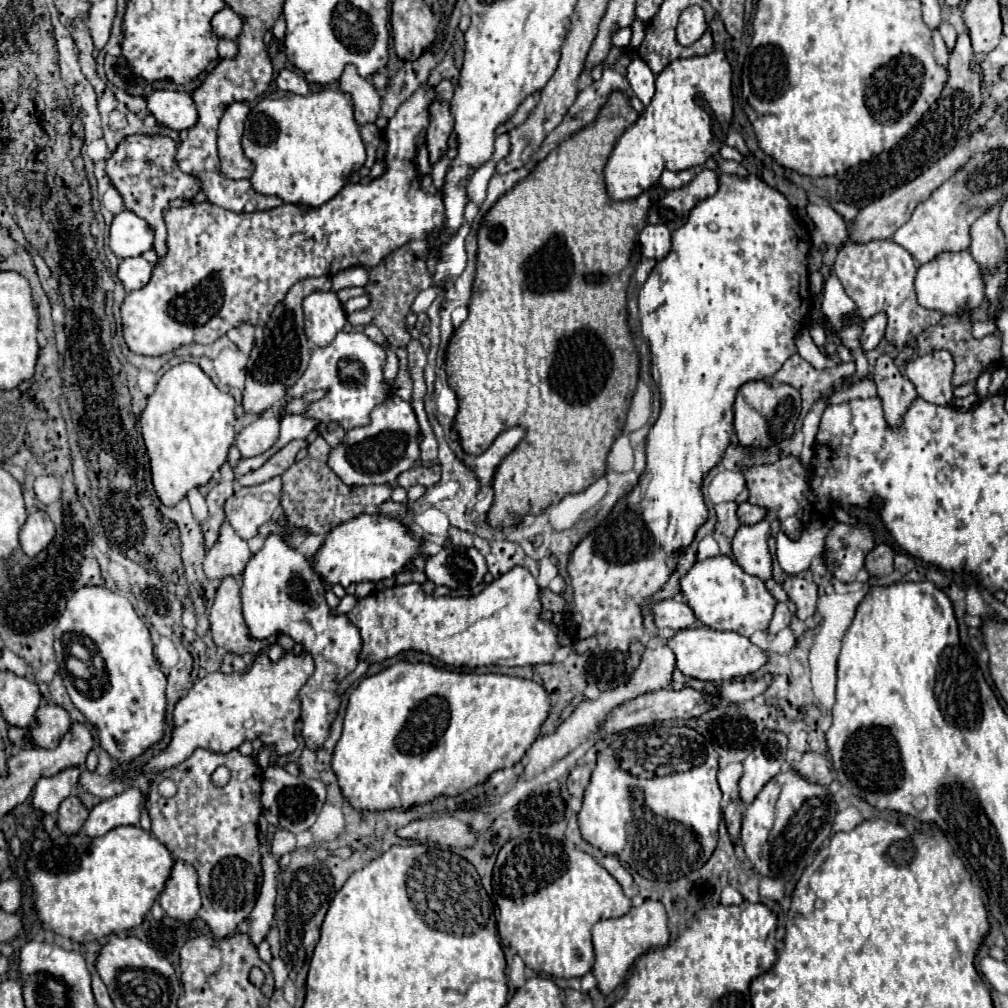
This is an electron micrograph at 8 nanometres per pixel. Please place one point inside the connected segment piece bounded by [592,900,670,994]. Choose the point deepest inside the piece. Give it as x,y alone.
618,942

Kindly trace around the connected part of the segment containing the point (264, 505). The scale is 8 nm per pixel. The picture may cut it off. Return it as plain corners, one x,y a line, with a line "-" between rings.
276,476
258,486
244,486
226,500
226,520
240,538
254,538
258,528
272,518
280,504
280,490
282,480

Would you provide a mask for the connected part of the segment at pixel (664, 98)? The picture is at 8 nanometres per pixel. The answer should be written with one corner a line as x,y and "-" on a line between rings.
714,50
706,56
670,62
656,76
656,92
638,120
616,140
604,168
606,192
614,200
640,196
660,180
664,168
686,170
716,156
732,124
732,68
726,54

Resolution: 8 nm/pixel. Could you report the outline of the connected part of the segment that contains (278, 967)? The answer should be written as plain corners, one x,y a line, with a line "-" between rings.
272,958
270,968
272,968
272,974
274,974
276,988
282,988
282,986
284,986
284,982
288,980
288,970
286,970
284,960
282,960
282,958

